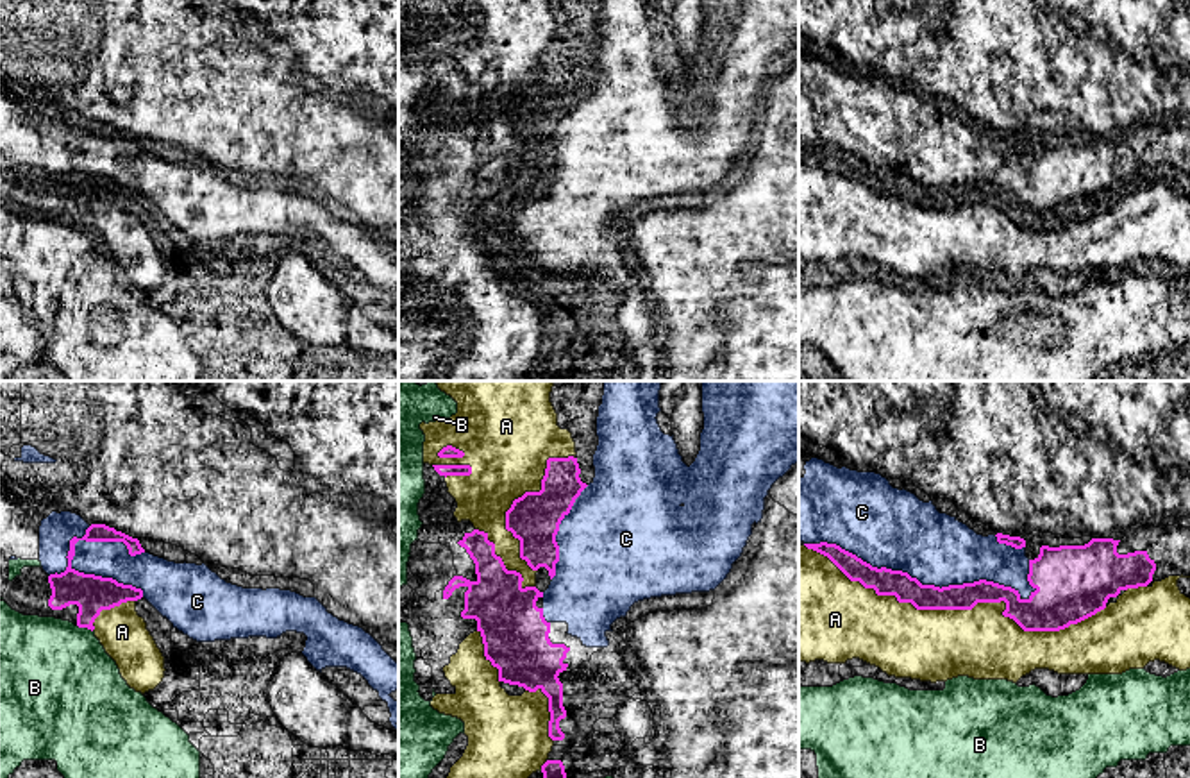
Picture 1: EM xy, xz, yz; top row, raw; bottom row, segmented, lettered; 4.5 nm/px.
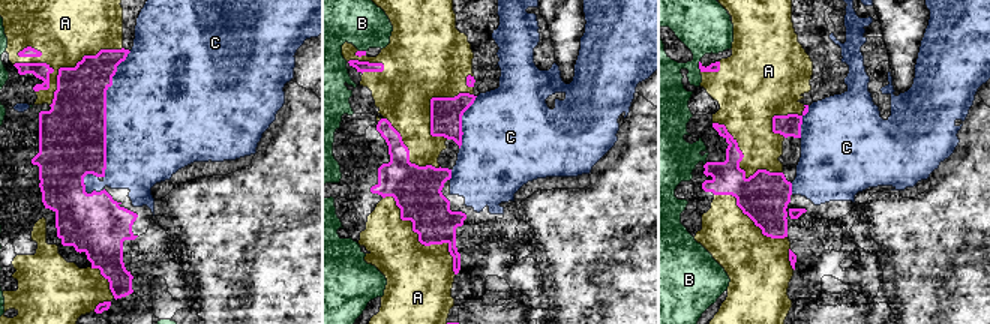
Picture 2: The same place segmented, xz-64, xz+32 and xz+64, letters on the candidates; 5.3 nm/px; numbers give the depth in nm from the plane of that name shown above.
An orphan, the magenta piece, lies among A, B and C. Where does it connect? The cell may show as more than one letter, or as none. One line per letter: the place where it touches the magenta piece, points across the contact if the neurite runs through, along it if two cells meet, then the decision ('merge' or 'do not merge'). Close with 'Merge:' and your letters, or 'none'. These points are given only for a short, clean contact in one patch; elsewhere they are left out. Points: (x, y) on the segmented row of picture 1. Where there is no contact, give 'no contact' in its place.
A: yz (962, 608) | do not merge
B: xy (84, 626) | do not merge
C: yz (919, 582) | merge
Merge: C

